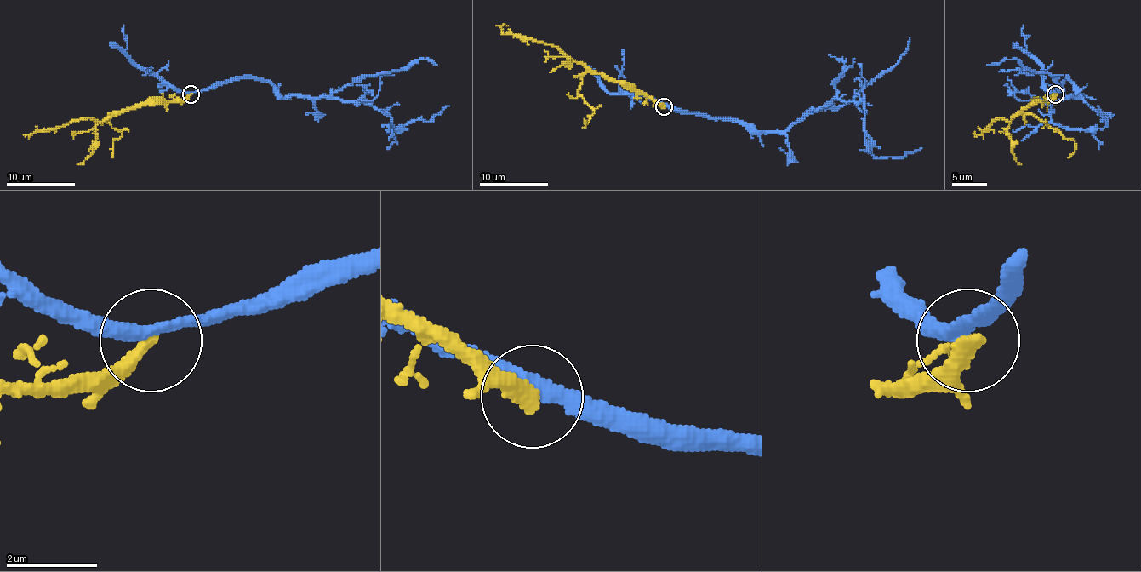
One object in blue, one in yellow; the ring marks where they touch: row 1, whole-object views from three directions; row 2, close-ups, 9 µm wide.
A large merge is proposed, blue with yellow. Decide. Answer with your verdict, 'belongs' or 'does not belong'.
does not belong

